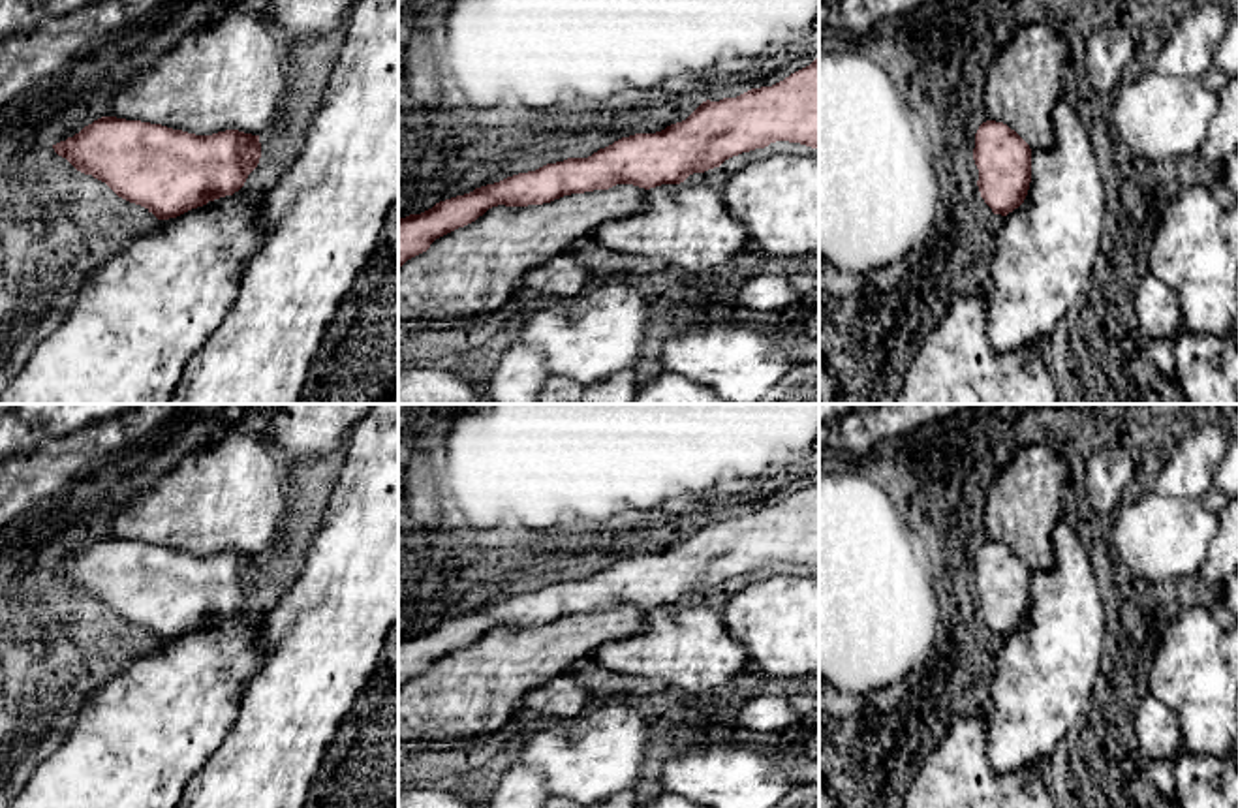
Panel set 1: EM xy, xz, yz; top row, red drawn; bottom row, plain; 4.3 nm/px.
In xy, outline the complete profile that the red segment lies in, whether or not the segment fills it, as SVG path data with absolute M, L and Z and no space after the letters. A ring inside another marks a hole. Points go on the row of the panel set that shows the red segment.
M101 117L53 148L158 220L233 195L261 158L259 135L239 130L195 135L116 117Z

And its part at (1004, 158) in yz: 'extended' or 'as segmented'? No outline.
as segmented

